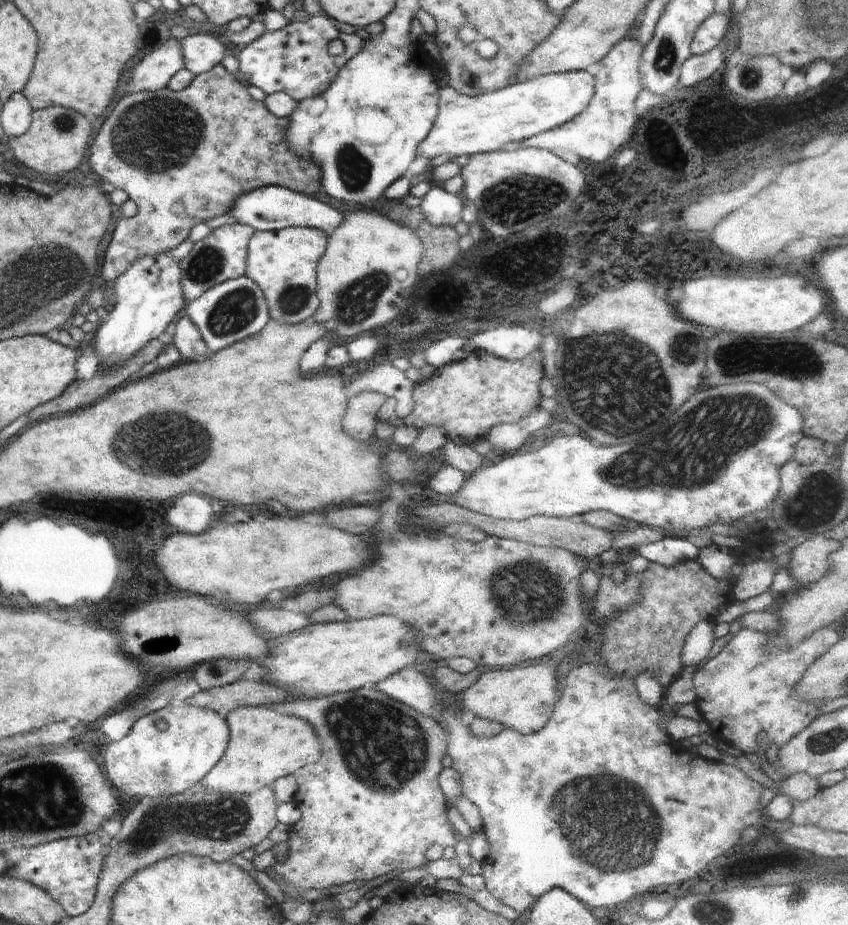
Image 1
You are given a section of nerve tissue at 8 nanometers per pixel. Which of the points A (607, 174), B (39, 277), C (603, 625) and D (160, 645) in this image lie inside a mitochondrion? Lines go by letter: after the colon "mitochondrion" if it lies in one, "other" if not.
A: other
B: mitochondrion
C: other
D: other

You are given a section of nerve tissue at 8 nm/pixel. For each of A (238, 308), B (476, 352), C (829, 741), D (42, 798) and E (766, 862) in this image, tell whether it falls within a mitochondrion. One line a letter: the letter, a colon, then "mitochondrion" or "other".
A: mitochondrion
B: other
C: mitochondrion
D: mitochondrion
E: other

